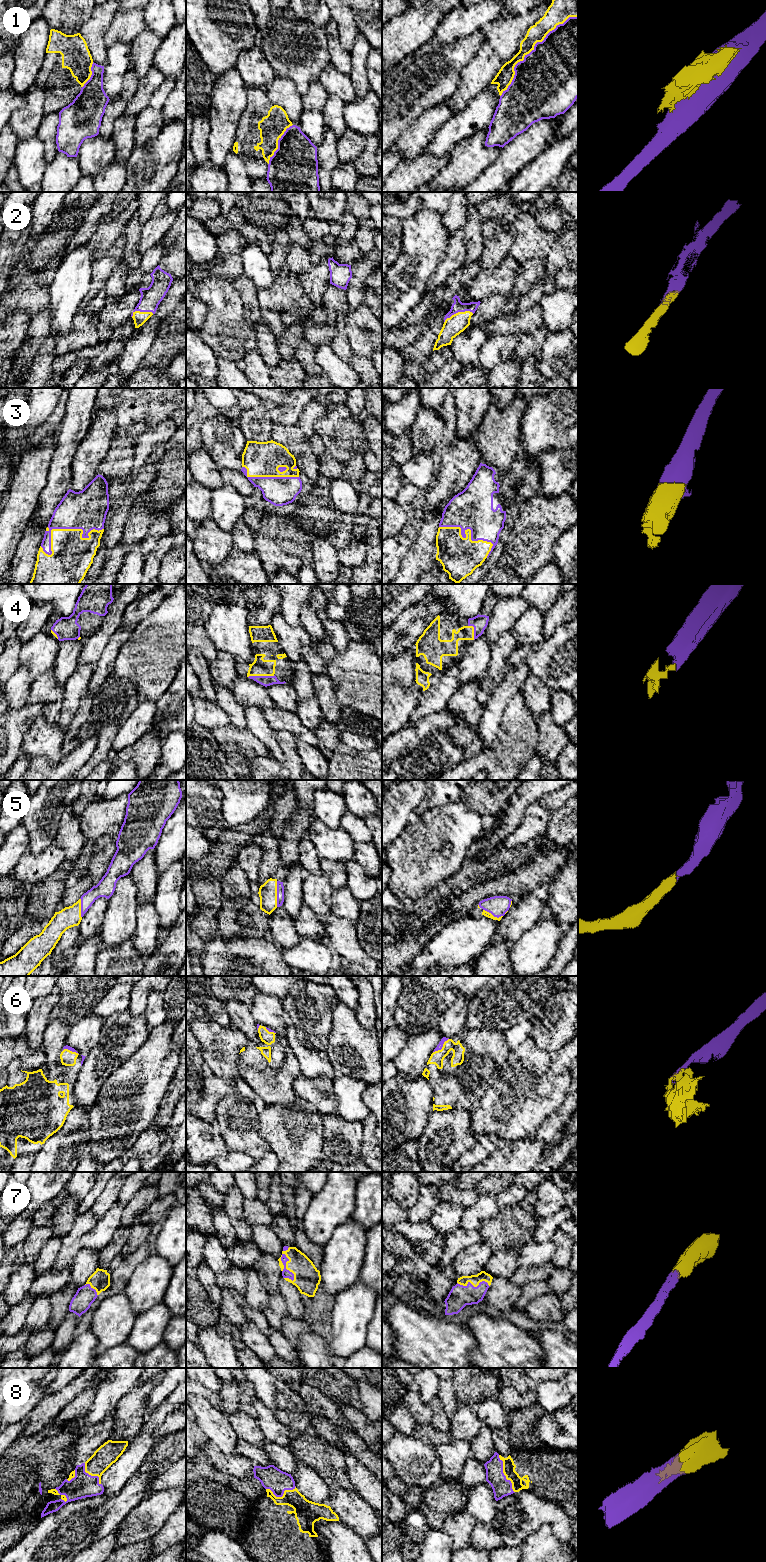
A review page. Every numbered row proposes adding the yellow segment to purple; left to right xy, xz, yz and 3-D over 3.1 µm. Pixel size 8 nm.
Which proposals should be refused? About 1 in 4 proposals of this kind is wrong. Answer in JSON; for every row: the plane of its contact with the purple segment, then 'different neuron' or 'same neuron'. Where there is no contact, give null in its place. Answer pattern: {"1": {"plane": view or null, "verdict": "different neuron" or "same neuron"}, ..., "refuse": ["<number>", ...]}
{"1": {"plane": "yz", "verdict": "different neuron"}, "2": {"plane": "yz", "verdict": "same neuron"}, "3": {"plane": "xy", "verdict": "same neuron"}, "4": {"plane": "xz", "verdict": "same neuron"}, "5": {"plane": "xz", "verdict": "same neuron"}, "6": {"plane": "yz", "verdict": "same neuron"}, "7": {"plane": "xz", "verdict": "same neuron"}, "8": {"plane": "yz", "verdict": "same neuron"}, "refuse": ["1"]}

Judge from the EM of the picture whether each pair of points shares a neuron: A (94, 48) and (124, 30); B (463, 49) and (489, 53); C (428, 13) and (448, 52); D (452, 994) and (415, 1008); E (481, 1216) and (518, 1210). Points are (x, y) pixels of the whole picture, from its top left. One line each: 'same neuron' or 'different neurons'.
A: different neurons
B: different neurons
C: different neurons
D: same neuron
E: different neurons

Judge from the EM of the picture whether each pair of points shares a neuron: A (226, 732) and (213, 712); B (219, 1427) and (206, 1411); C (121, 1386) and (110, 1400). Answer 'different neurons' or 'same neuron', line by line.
A: different neurons
B: same neuron
C: same neuron

